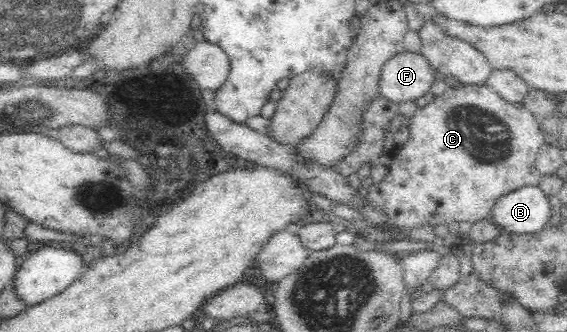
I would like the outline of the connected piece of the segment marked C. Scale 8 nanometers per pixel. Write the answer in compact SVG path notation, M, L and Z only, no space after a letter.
M458 83L456 87L450 87L442 97L435 97L432 102L415 111L414 115L411 117L411 123L409 125L409 138L404 145L397 146L389 154L392 165L390 165L388 173L384 176L384 179L382 179L381 182L374 182L373 185L370 185L368 195L363 199L368 202L368 206L372 206L372 210L376 210L376 213L383 215L387 227L399 228L403 232L422 226L448 226L451 222L457 222L458 224L461 222L470 222L471 224L474 224L476 221L487 219L489 217L492 205L496 203L496 199L501 195L520 189L520 187L530 185L536 186L538 184L541 173L536 169L535 164L538 153L544 145L544 134L542 134L534 115L528 111L523 102L510 103L508 100L504 100L504 97L500 96L496 91L487 87L485 83L482 85L466 85Z

